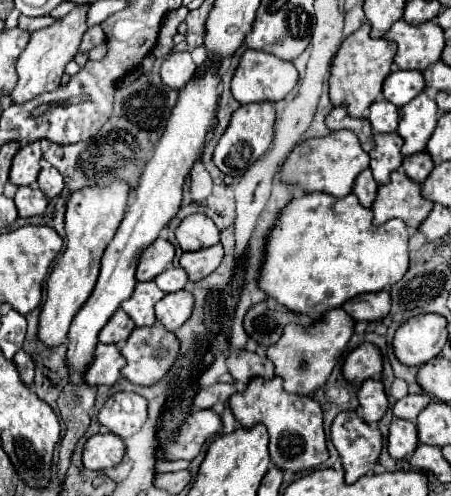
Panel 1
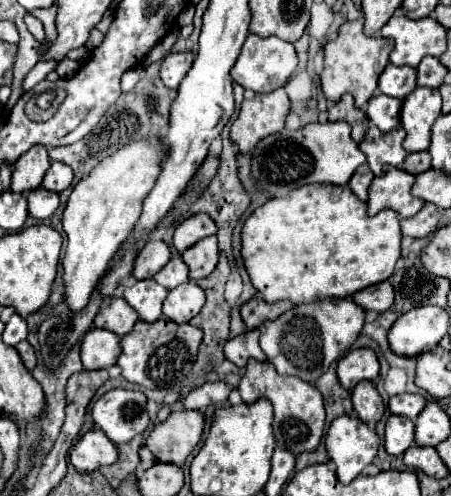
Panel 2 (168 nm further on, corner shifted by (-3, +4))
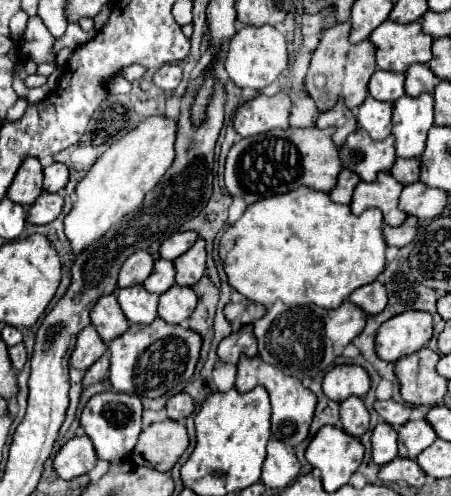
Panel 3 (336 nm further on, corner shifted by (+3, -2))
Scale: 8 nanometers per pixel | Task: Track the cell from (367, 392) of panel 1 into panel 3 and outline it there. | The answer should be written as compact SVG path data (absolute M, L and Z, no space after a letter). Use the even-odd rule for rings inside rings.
M348 397L340 403L340 423L346 433L358 439L368 431L370 413L360 397Z

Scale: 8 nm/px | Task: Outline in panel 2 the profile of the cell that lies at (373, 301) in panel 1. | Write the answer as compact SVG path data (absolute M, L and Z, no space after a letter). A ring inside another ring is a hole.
M382 281L378 285L370 285L370 287L354 293L352 299L358 305L362 305L366 311L382 313L382 311L390 309L390 305L394 303L394 289L392 289L390 281Z

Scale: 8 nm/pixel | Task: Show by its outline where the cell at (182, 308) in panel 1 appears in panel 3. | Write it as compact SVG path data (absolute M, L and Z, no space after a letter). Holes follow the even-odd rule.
M174 285L170 287L170 291L160 295L158 317L162 317L166 323L176 325L186 321L194 309L196 309L196 293L190 287Z

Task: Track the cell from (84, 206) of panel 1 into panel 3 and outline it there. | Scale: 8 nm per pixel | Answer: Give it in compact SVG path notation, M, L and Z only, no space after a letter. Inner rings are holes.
M150 117L142 121L134 131L124 135L124 139L116 141L84 175L84 179L76 185L76 199L72 211L64 217L64 233L72 245L74 255L80 255L88 245L98 241L108 229L118 225L128 213L136 211L148 191L162 179L164 171L172 165L174 159L174 141L176 141L176 123L166 117Z

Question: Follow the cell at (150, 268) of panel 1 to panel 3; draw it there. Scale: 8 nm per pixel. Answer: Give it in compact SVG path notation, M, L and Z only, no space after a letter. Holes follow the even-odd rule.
M136 251L132 253L126 263L122 265L120 277L118 277L118 287L134 287L134 285L142 285L148 275L154 269L154 259L148 251Z

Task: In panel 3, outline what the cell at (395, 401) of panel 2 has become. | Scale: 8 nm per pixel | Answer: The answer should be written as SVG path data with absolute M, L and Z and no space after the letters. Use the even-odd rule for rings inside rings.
M388 399L388 401L376 401L374 409L378 411L378 415L386 423L390 423L394 427L400 427L402 425L400 421L406 423L410 419L410 413L412 413L412 407L408 403L396 403L392 399Z

